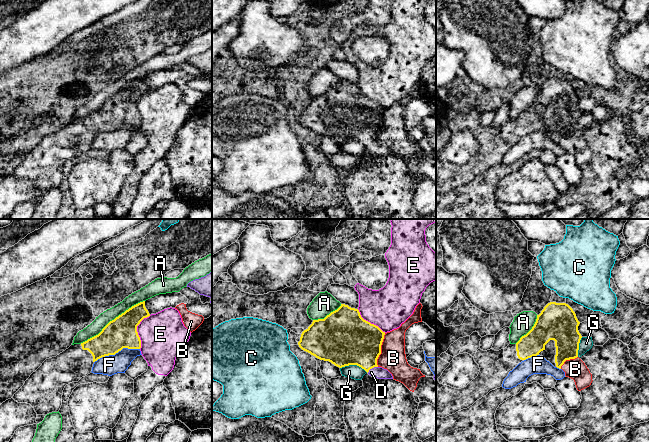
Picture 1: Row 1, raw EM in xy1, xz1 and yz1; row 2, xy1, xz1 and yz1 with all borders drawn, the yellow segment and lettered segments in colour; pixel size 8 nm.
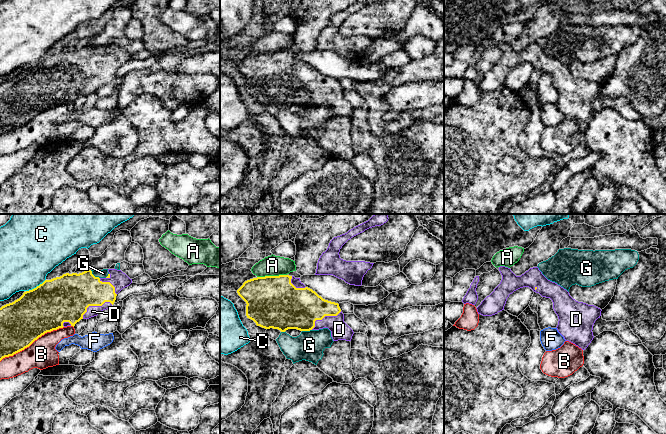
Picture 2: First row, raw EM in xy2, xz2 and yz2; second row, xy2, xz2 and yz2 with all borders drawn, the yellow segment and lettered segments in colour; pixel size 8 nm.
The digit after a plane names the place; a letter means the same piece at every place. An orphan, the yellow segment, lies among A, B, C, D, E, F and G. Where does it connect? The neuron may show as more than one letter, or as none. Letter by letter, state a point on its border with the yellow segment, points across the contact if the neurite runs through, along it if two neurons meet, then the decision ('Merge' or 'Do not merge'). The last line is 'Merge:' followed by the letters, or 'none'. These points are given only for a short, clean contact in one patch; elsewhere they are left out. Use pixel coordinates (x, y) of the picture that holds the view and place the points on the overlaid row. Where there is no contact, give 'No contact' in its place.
A: Touches yellow at xy1 (112, 320). Do not merge
B: Touches yellow at xy2 (31, 343). Do not merge
C: Touches yellow at xy2 (36, 287). Boundary: xy2 (45, 279), (26, 291). Do not merge
D: Touches yellow at xy2 (94, 305). Merge
E: Touches yellow at xy1 (136, 330). Do not merge
F: Touches yellow at xy1 (116, 352). Do not merge
G: Touches yellow at xz1 (354, 364). Do not merge
Merge: D

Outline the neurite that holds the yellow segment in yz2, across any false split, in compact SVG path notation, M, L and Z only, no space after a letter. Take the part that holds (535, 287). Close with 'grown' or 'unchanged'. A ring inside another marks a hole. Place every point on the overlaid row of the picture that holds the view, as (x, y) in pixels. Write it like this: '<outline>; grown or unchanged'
M500 266L502 275L500 284L476 308L478 314L492 316L504 310L507 298L514 291L529 287L542 297L550 298L558 316L558 332L582 350L593 340L593 325L601 316L601 309L578 302L569 292L555 282L548 280L538 267L530 268L521 276L516 276L510 268Z; grown

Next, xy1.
M145 301L132 306L110 321L98 335L46 359L14 394L13 399L18 403L30 404L37 415L58 412L65 386L90 374L95 361L115 355L123 348L141 348L137 326L149 316Z; grown

